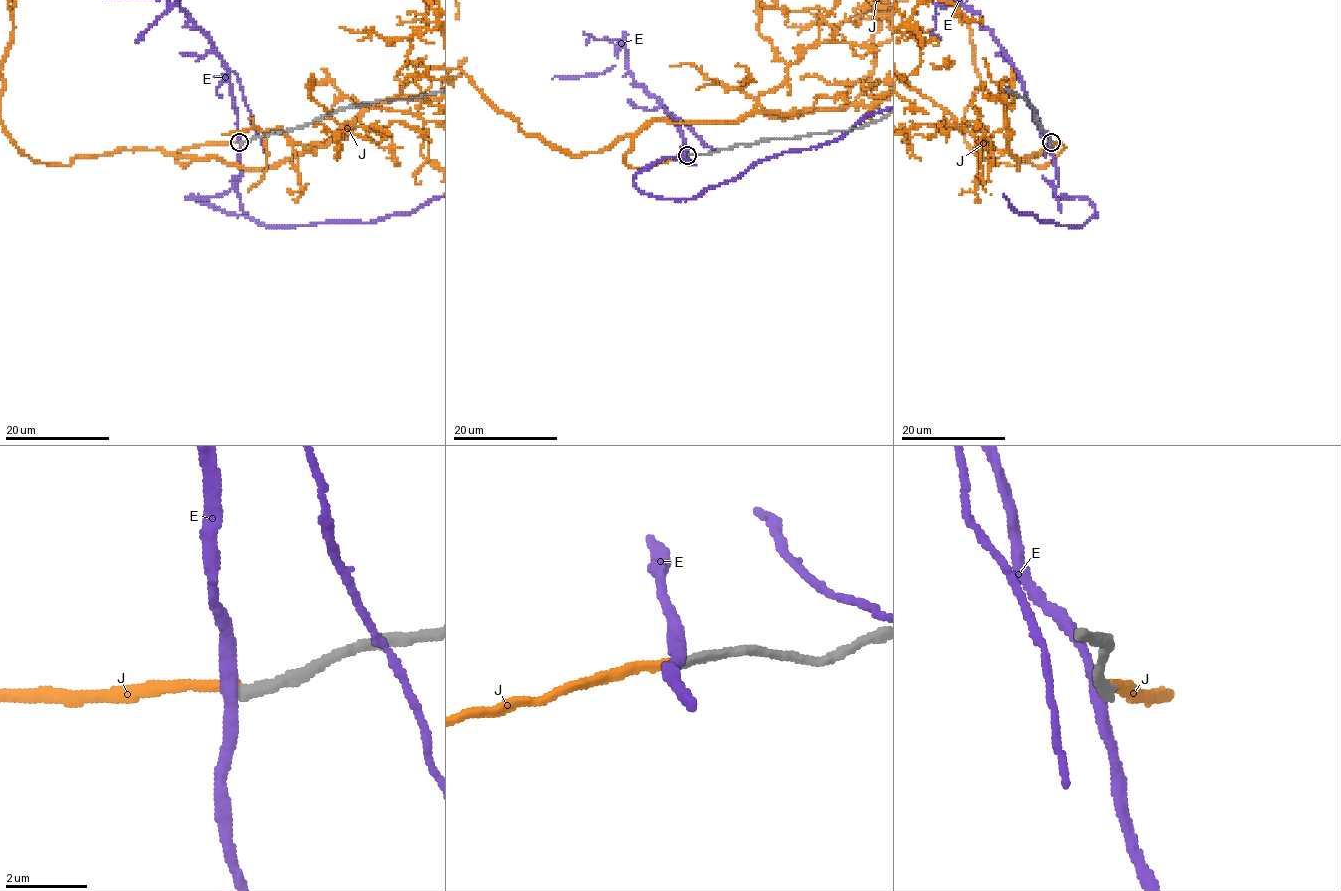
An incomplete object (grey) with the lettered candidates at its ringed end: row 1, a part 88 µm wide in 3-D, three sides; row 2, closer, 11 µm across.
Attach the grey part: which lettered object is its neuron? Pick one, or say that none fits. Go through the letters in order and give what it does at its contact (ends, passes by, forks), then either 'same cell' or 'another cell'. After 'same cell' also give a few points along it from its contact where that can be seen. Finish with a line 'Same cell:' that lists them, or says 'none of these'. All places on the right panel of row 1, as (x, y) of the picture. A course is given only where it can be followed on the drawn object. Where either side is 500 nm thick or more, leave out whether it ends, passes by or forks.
E: it passes by; another cell
J: it ends there; another cell
Same cell: none of these

